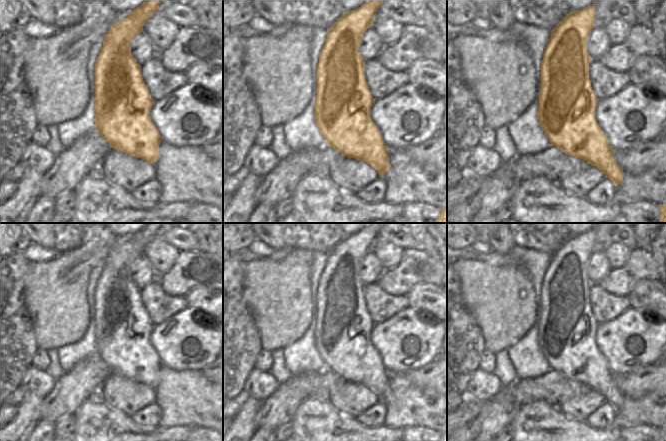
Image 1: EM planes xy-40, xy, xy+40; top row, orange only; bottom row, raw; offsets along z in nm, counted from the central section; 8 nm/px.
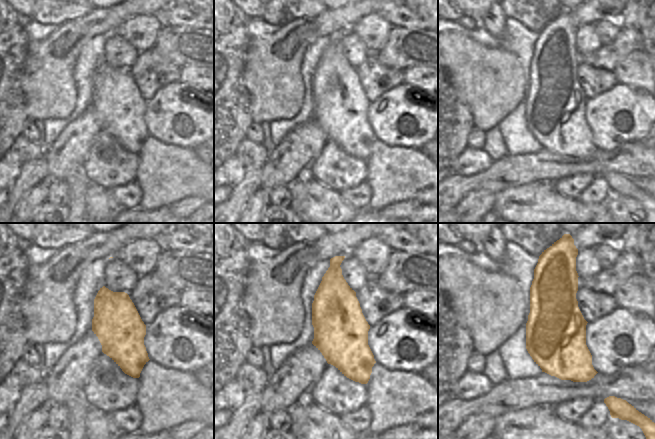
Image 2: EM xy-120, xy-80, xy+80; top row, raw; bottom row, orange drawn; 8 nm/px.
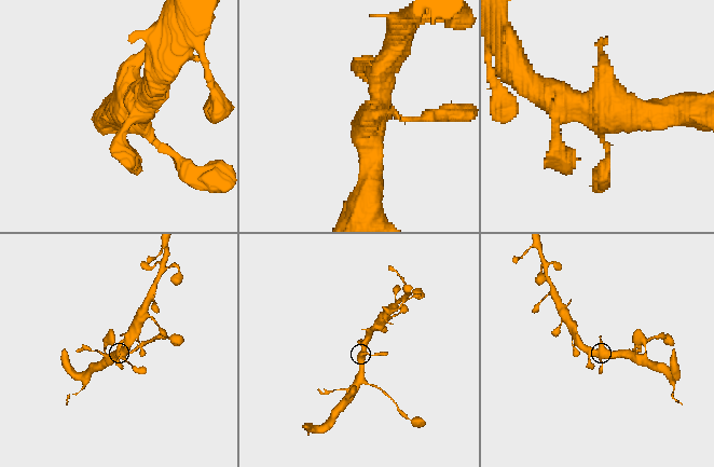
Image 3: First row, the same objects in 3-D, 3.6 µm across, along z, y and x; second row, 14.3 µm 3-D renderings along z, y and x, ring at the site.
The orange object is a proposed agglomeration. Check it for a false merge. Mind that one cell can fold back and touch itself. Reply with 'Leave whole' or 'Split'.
Leave whole

